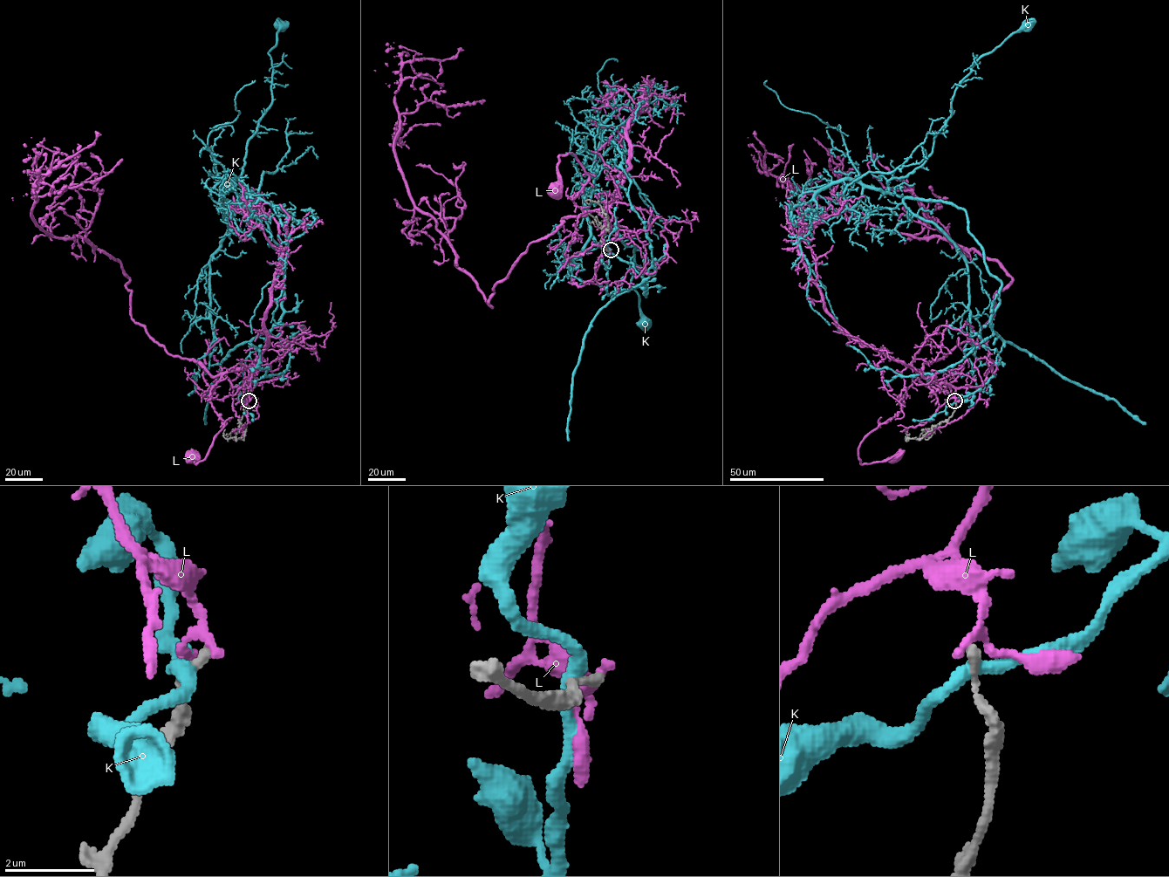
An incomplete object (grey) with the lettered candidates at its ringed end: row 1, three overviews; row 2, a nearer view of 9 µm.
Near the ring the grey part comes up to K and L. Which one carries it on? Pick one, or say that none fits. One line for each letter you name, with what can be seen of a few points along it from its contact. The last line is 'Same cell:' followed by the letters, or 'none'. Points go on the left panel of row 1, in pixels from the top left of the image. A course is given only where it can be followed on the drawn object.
Same cell: none

